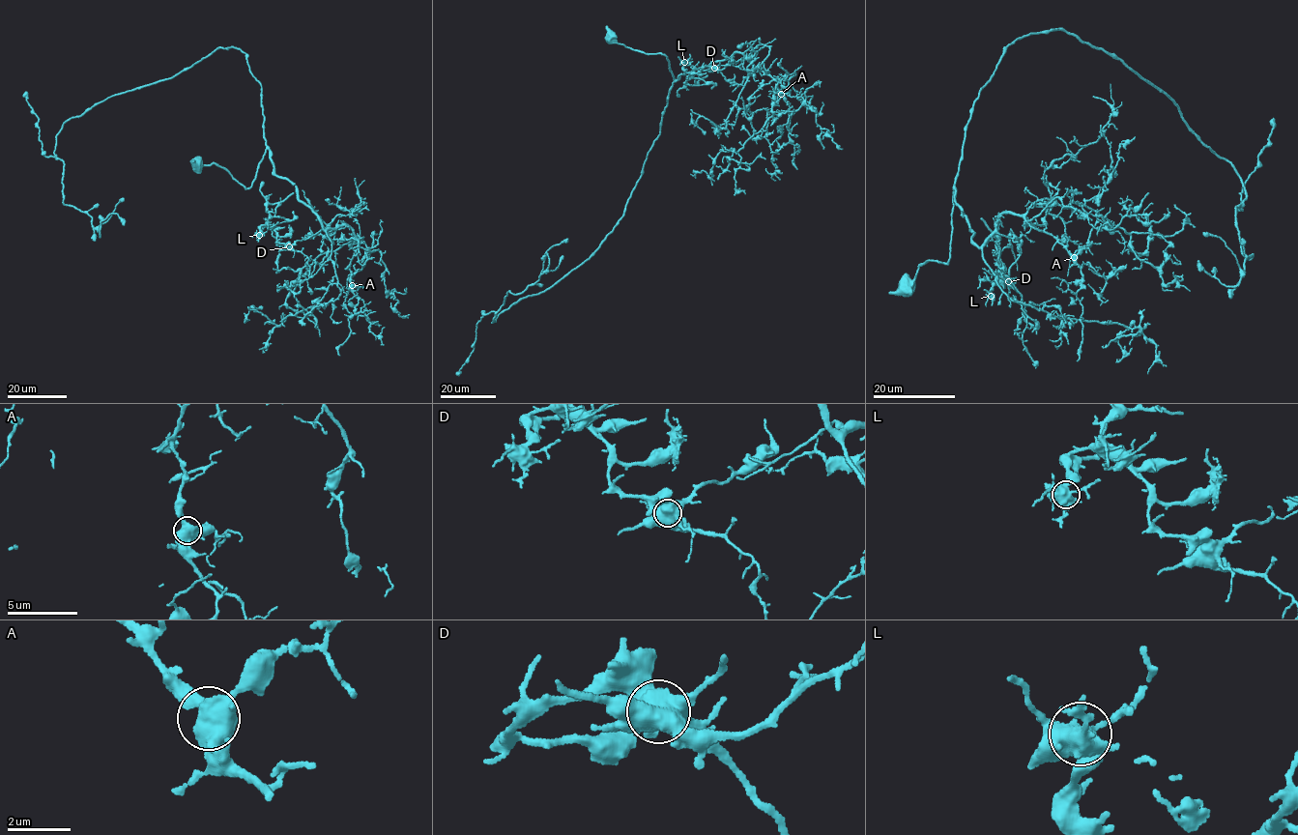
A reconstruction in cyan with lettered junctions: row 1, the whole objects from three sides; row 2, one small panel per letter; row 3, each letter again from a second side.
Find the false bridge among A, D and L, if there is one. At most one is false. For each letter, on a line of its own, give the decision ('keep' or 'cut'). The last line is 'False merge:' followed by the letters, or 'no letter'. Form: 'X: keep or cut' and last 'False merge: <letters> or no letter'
A: keep
D: cut
L: keep
False merge: D

